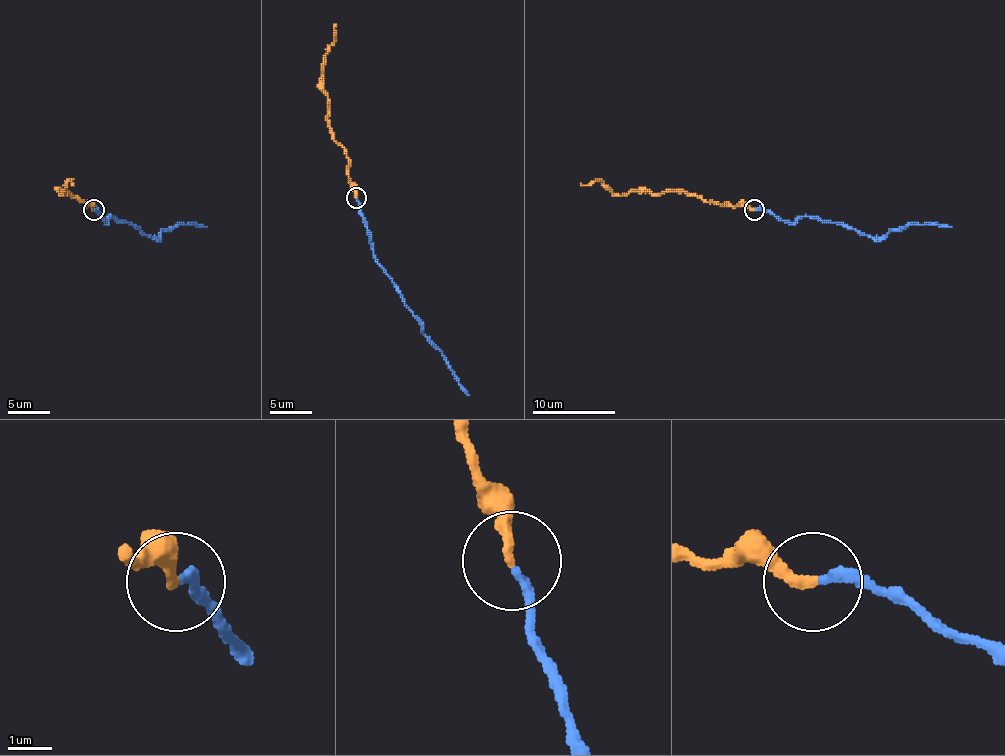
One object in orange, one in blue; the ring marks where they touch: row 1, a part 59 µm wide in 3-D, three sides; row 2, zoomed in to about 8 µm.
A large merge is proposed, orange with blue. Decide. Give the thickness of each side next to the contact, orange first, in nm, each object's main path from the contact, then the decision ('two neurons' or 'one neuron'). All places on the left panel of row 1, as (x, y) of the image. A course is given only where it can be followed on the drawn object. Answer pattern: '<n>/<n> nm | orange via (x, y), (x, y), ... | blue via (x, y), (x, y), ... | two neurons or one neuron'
240/220 nm | orange via (94, 210), (65, 191), (61, 191), (61, 195), (69, 181), (73, 183) | blue via (94, 210), (107, 223), (113, 216), (129, 223), (150, 237), (179, 225), (207, 227) | two neurons

